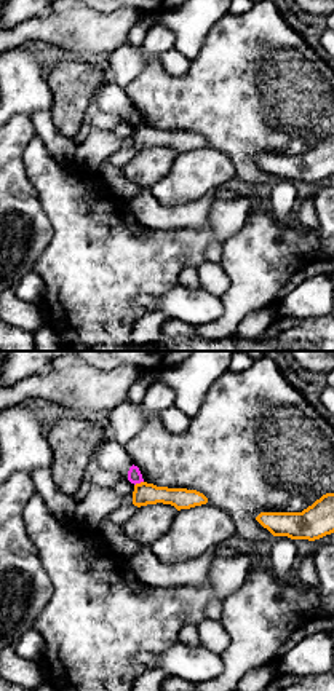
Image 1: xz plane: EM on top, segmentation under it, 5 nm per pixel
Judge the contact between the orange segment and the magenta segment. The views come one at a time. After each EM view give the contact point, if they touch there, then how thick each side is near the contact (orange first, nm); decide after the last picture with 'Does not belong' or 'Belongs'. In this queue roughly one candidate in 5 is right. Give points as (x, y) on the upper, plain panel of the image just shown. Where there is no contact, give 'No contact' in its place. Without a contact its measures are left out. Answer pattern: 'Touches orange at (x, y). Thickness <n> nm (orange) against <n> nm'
Touches orange at (138, 126). Thickness 120 nm (orange) against 70 nm

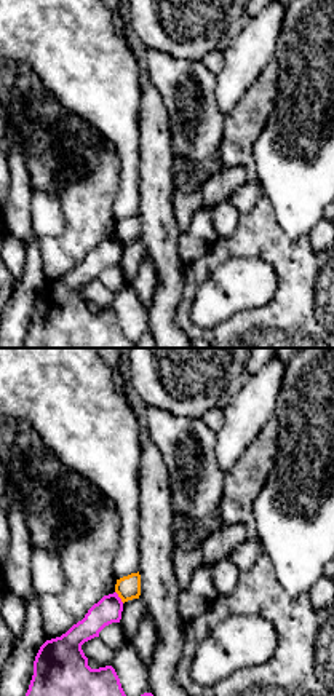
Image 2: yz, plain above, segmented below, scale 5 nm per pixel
Touches orange at (119, 238). Thickness 120 nm (orange) against 140 nm

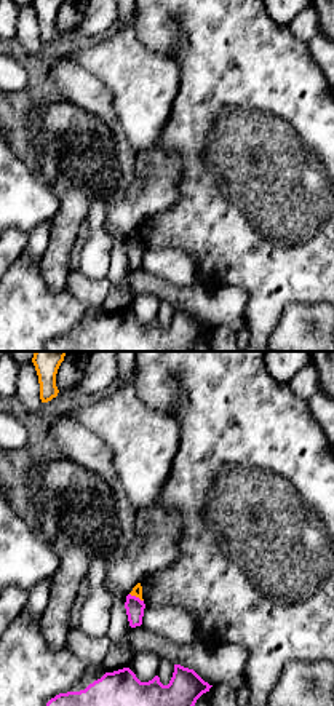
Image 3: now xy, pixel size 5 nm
Touches orange at (136, 238). Thickness 50 nm (orange) against 100 nm

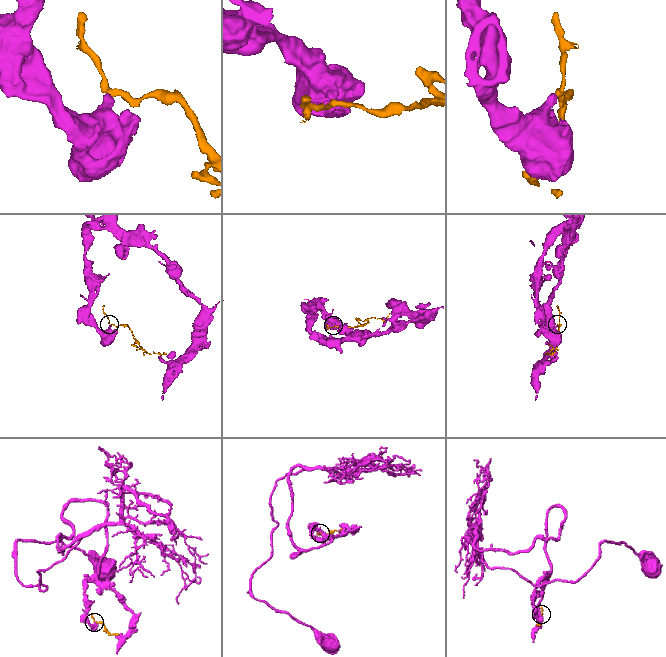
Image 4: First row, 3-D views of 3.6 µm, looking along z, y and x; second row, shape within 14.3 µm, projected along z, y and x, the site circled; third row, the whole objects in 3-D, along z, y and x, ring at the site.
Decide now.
Does not belong

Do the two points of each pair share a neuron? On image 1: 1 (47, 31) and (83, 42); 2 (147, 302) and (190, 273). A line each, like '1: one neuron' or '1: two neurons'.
1: one neuron
2: two neurons

